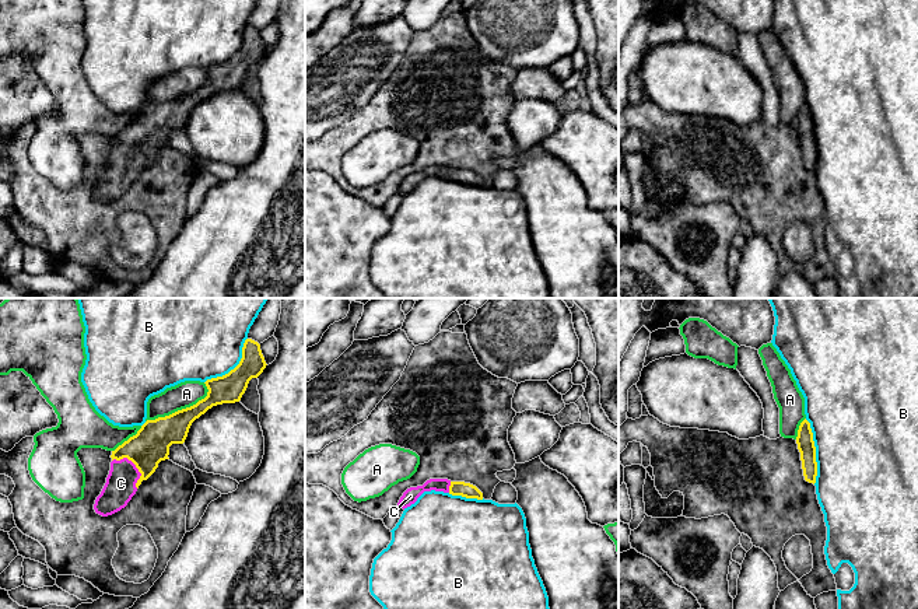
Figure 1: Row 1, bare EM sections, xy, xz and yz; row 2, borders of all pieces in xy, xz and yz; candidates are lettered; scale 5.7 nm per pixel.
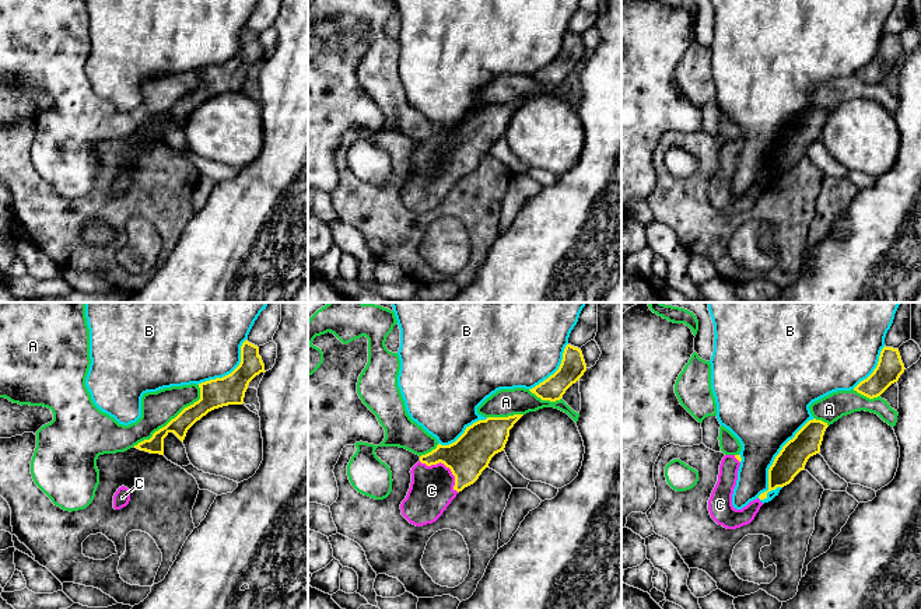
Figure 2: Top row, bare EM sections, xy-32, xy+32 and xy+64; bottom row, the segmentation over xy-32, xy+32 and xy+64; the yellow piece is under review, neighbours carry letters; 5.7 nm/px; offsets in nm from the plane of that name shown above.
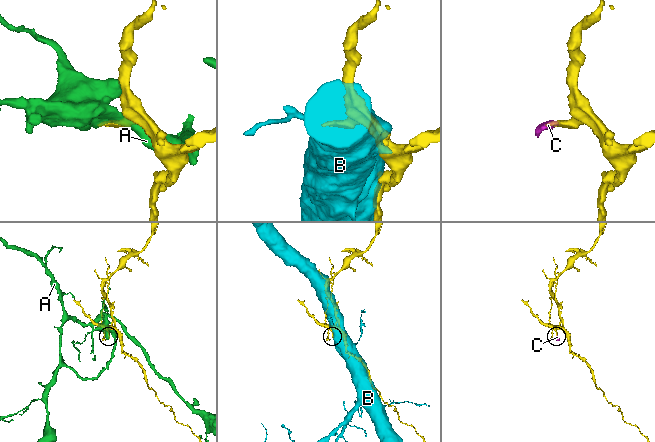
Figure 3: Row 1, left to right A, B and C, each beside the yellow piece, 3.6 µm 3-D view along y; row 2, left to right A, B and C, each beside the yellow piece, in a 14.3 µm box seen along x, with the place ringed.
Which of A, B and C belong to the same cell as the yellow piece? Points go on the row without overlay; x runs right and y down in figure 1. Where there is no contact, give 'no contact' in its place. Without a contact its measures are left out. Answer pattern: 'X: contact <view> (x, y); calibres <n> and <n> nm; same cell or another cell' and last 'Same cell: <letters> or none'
A: contact xy (182, 95); calibres 200 and 150 nm; another cell
B: contact yz (815, 137); calibres 100 and 500 nm; another cell
C: contact xy (136, 153); calibres 220 and 180 nm; same cell
Same cell: C

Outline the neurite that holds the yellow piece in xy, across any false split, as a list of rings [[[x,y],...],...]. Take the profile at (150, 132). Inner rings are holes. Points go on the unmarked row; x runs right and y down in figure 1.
[[[246,25],[239,50],[228,60],[207,66],[207,83],[196,91],[169,102],[147,106],[136,122],[112,137],[106,169],[97,183],[94,196],[102,203],[127,192],[143,167],[147,167],[161,147],[169,146],[169,133],[183,130],[192,109],[209,95],[239,88],[252,64],[266,55],[260,31]]]

